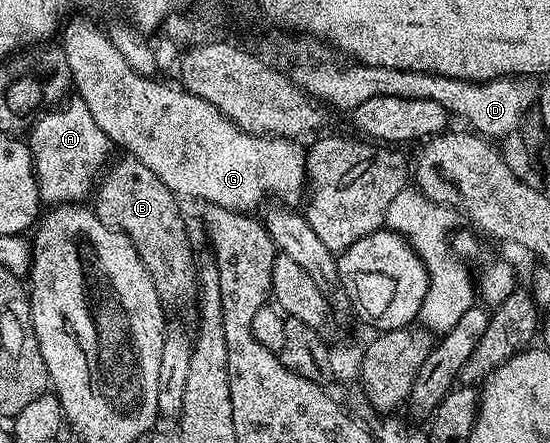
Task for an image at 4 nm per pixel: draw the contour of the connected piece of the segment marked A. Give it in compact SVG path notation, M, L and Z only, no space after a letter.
M76 97L66 98L60 105L38 114L28 128L27 142L29 152L33 155L37 188L41 194L42 204L45 205L80 204L82 201L88 200L99 176L106 170L107 164L110 162L109 150L114 150L115 147L115 144L107 137L107 133L103 133L103 129L99 129L99 125L95 125L95 117L91 117L91 109L87 109L83 100Z

